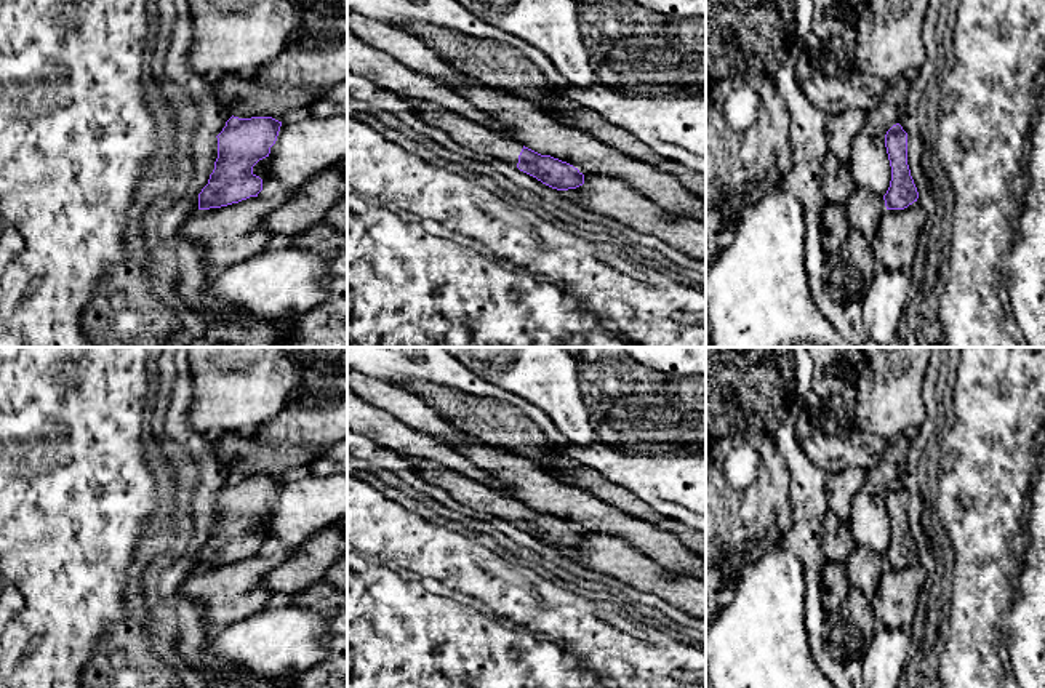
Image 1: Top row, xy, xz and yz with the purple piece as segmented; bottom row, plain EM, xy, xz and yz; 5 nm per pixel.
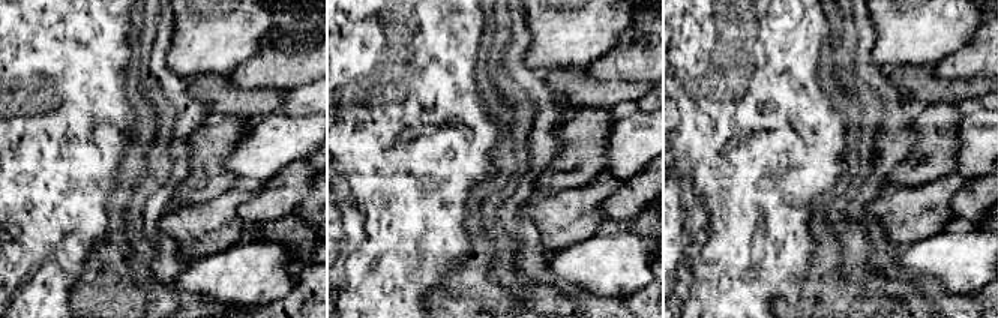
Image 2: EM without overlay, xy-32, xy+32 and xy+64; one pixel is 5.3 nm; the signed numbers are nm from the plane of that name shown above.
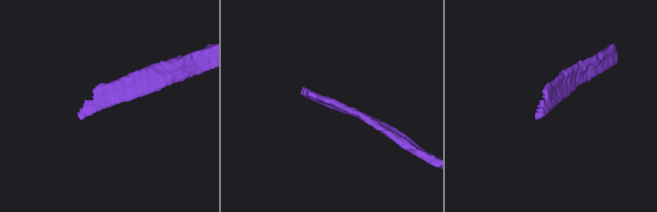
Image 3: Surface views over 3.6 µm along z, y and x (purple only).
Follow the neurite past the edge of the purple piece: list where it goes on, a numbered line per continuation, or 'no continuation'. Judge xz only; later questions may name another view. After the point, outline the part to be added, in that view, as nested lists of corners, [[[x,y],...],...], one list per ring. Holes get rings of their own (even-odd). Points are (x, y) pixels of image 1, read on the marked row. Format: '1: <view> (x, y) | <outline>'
1: xz (471, 135) | [[[421,102],[416,107],[416,112],[427,125],[442,130],[466,149],[472,149],[517,166],[523,144],[482,126],[454,110],[445,110],[429,102]]]

